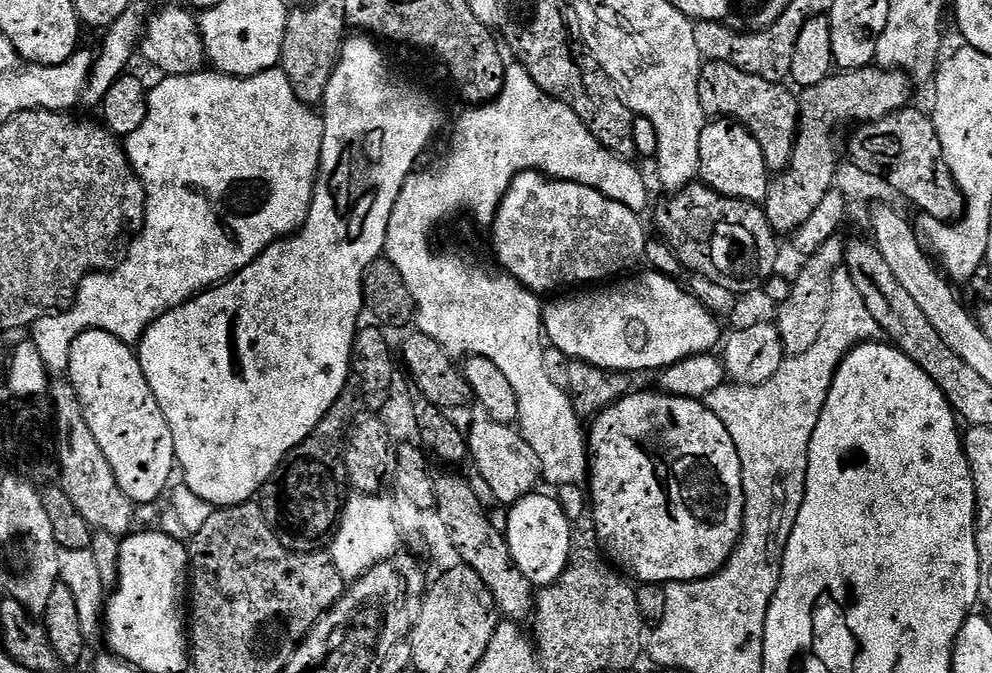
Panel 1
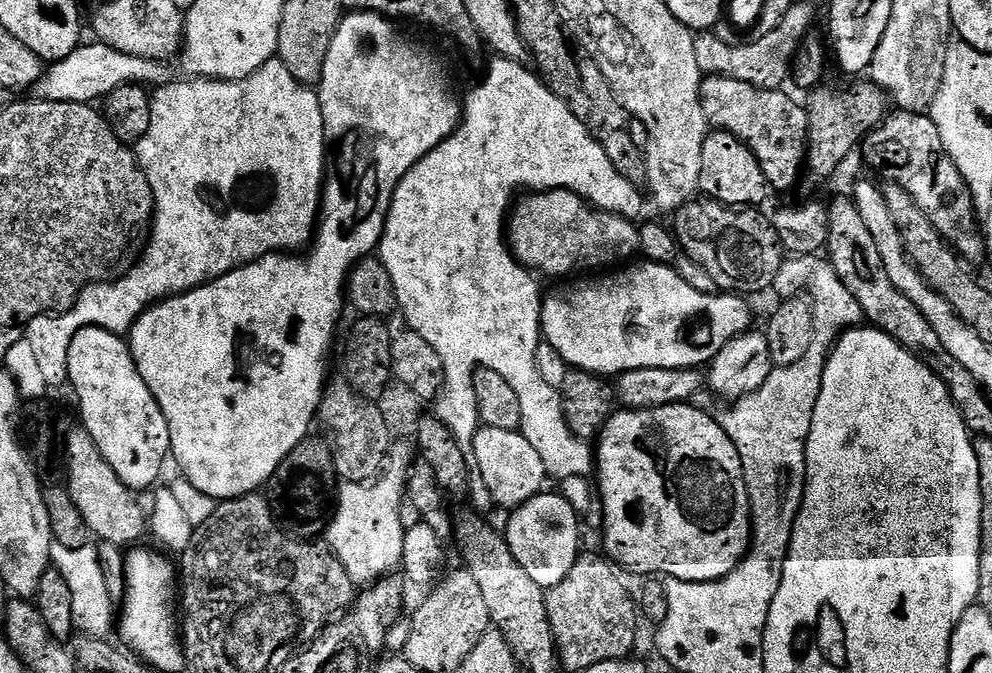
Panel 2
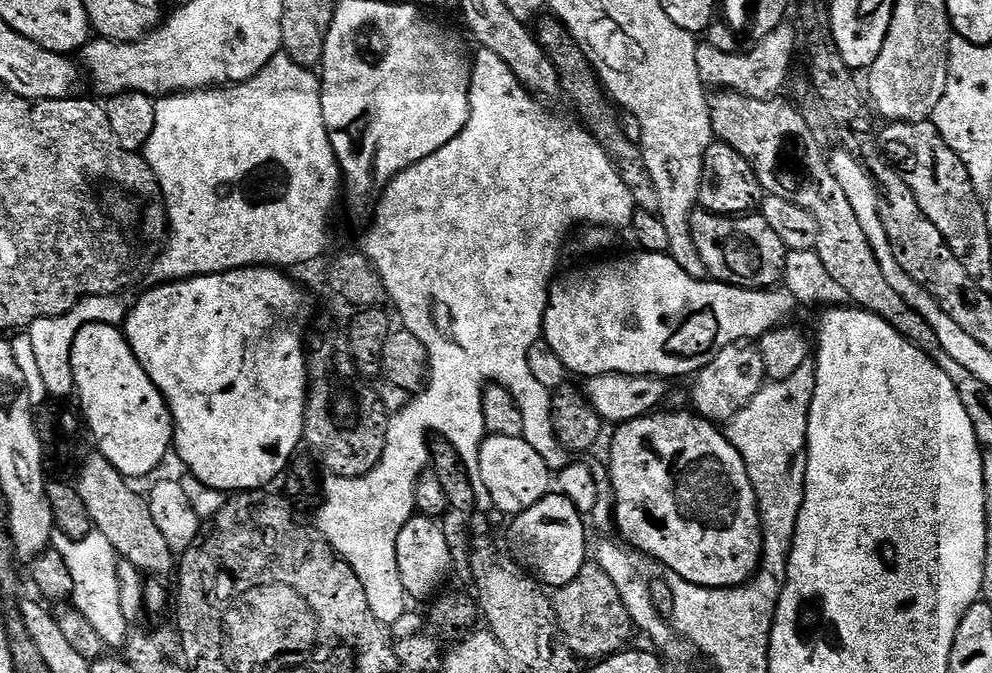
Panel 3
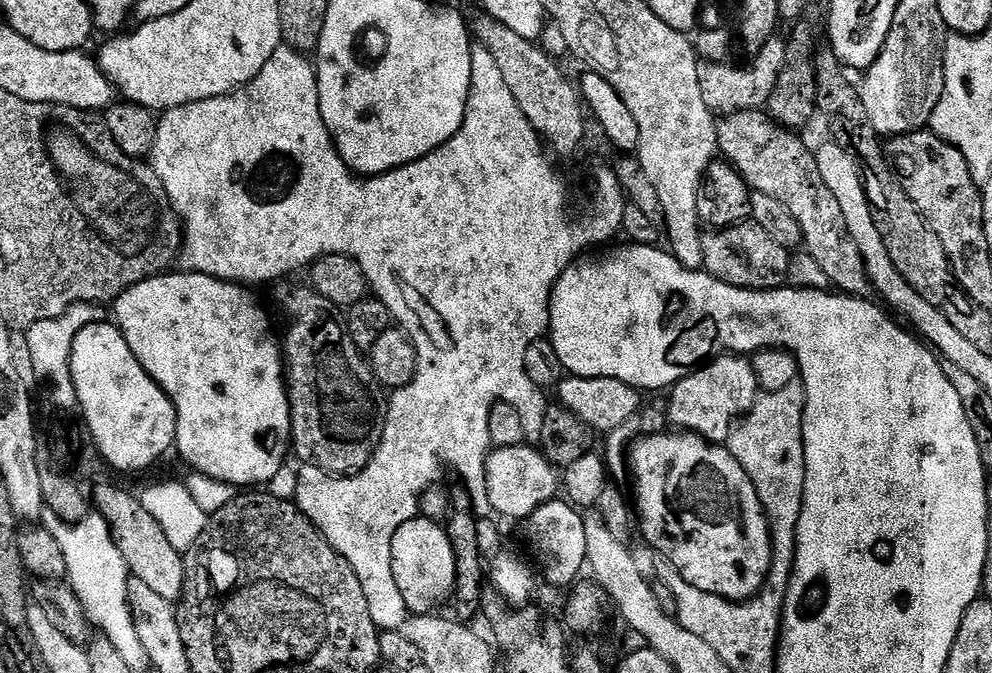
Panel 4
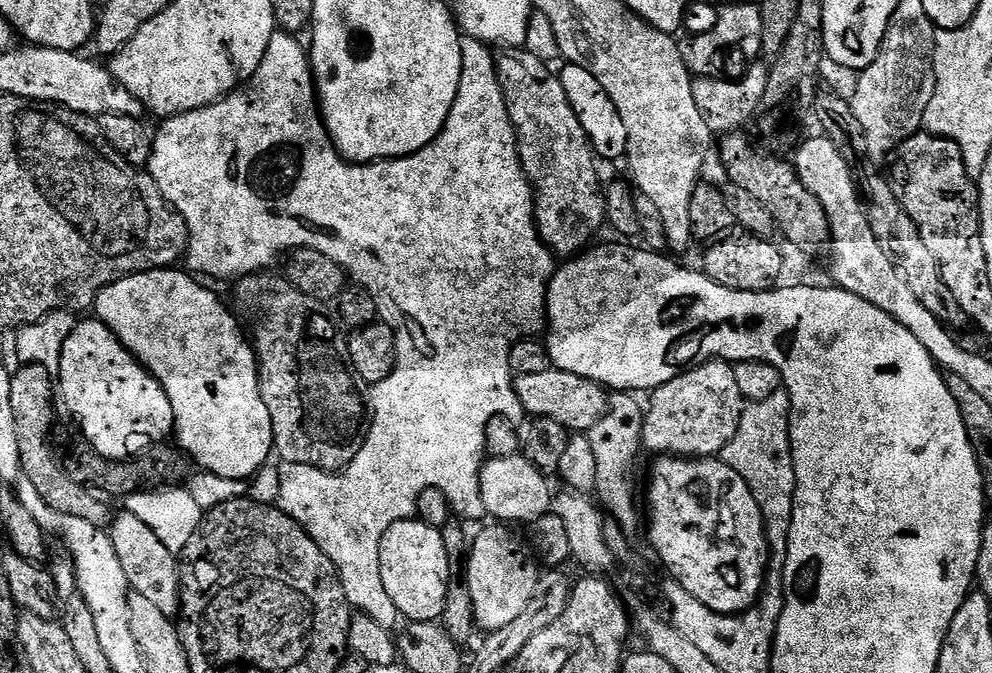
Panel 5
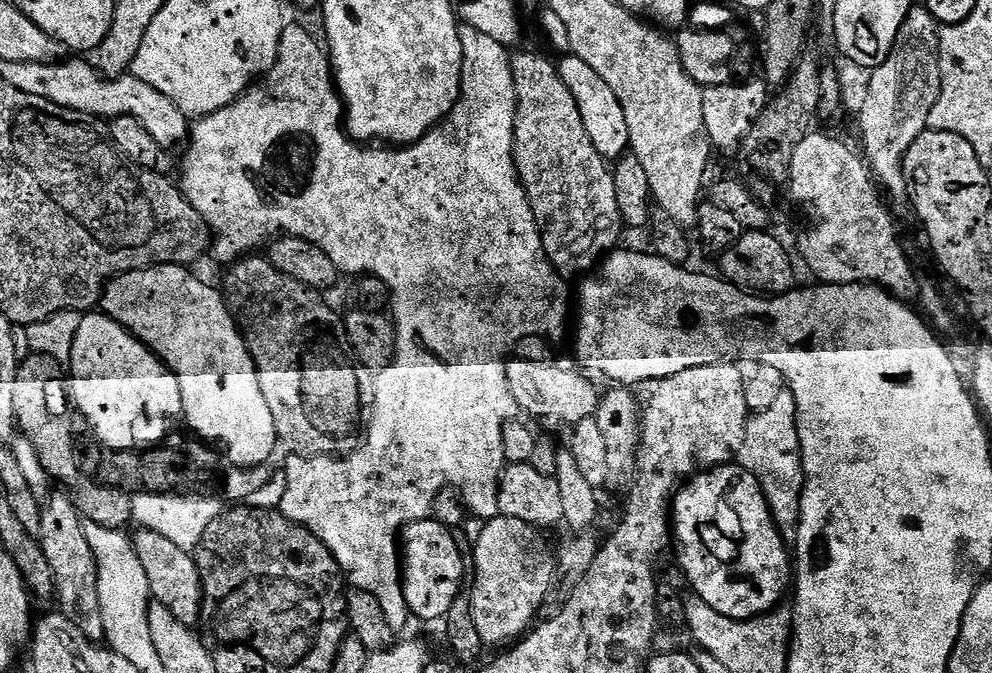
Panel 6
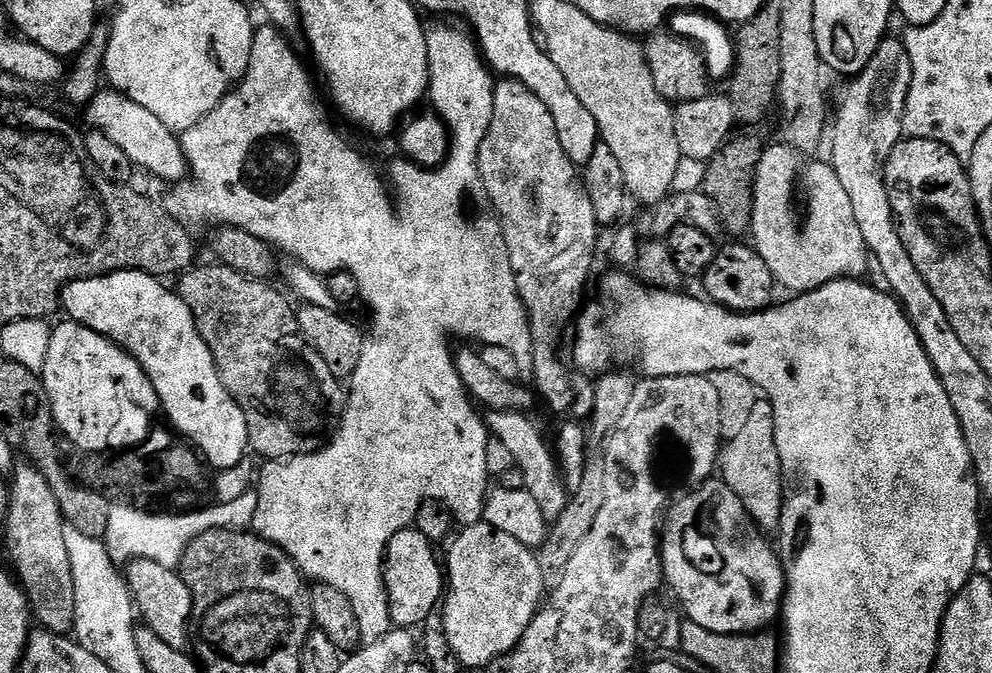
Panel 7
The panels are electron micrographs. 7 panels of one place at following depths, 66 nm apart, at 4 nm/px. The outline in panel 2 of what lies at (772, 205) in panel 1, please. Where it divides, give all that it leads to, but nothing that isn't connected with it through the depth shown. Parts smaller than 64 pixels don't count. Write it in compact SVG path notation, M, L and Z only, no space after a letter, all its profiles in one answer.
M871 82L856 84L853 88L815 89L806 100L808 113L808 143L806 172L816 180L831 181L838 172L838 164L846 154L858 148L864 137L884 123L890 112L888 93Z

